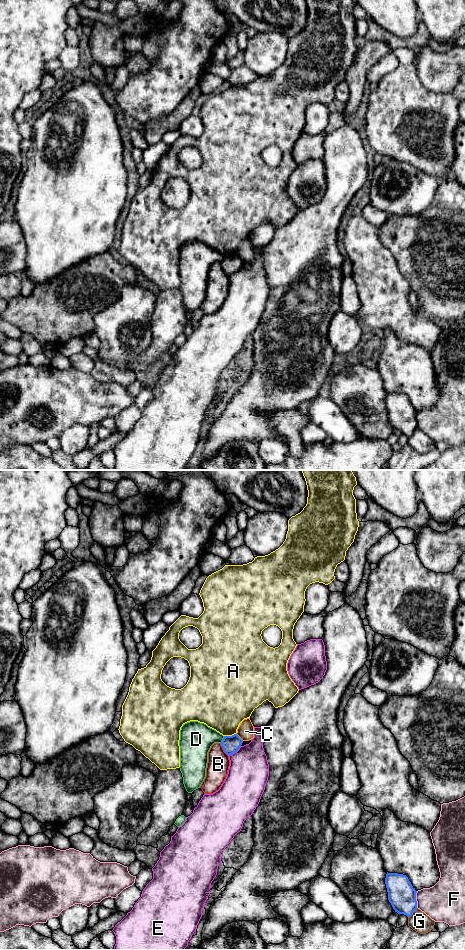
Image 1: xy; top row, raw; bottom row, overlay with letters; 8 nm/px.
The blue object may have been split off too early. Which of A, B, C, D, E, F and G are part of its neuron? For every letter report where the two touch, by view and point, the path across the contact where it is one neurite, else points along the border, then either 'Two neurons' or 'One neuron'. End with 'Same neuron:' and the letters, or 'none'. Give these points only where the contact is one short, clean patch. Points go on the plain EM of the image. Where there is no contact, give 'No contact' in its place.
A: Touches blue at xy (229, 256). Boundary: xy (235, 253), (224, 256). Two neurons
B: Touches blue at xy (223, 269). Two neurons
C: Touches blue at xy (239, 257). Boundary: xy (236, 253), (243, 260). Two neurons
D: Touches blue at xy (222, 260). Two neurons
E: Touches blue at xy (235, 271). Two neurons
F: Touches blue at xy (415, 419). Two neurons
G: Touches blue at xy (412, 432). Two neurons
Same neuron: none

